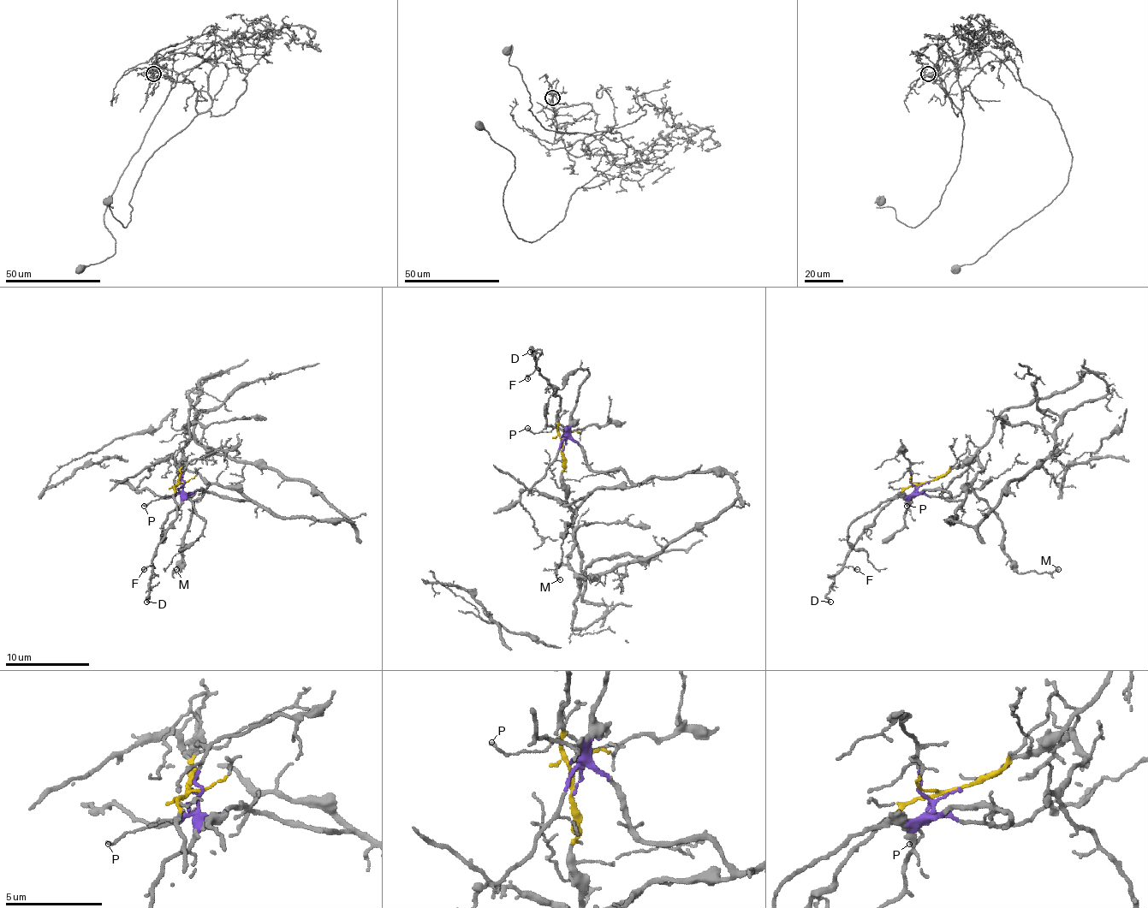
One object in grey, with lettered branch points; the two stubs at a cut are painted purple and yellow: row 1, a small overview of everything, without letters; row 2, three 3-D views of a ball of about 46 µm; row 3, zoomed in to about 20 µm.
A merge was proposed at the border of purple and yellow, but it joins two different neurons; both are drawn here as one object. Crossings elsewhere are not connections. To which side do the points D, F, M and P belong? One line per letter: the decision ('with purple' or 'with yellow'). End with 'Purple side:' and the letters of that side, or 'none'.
D: with yellow
F: with yellow
M: with purple
P: with yellow
Purple side: M

